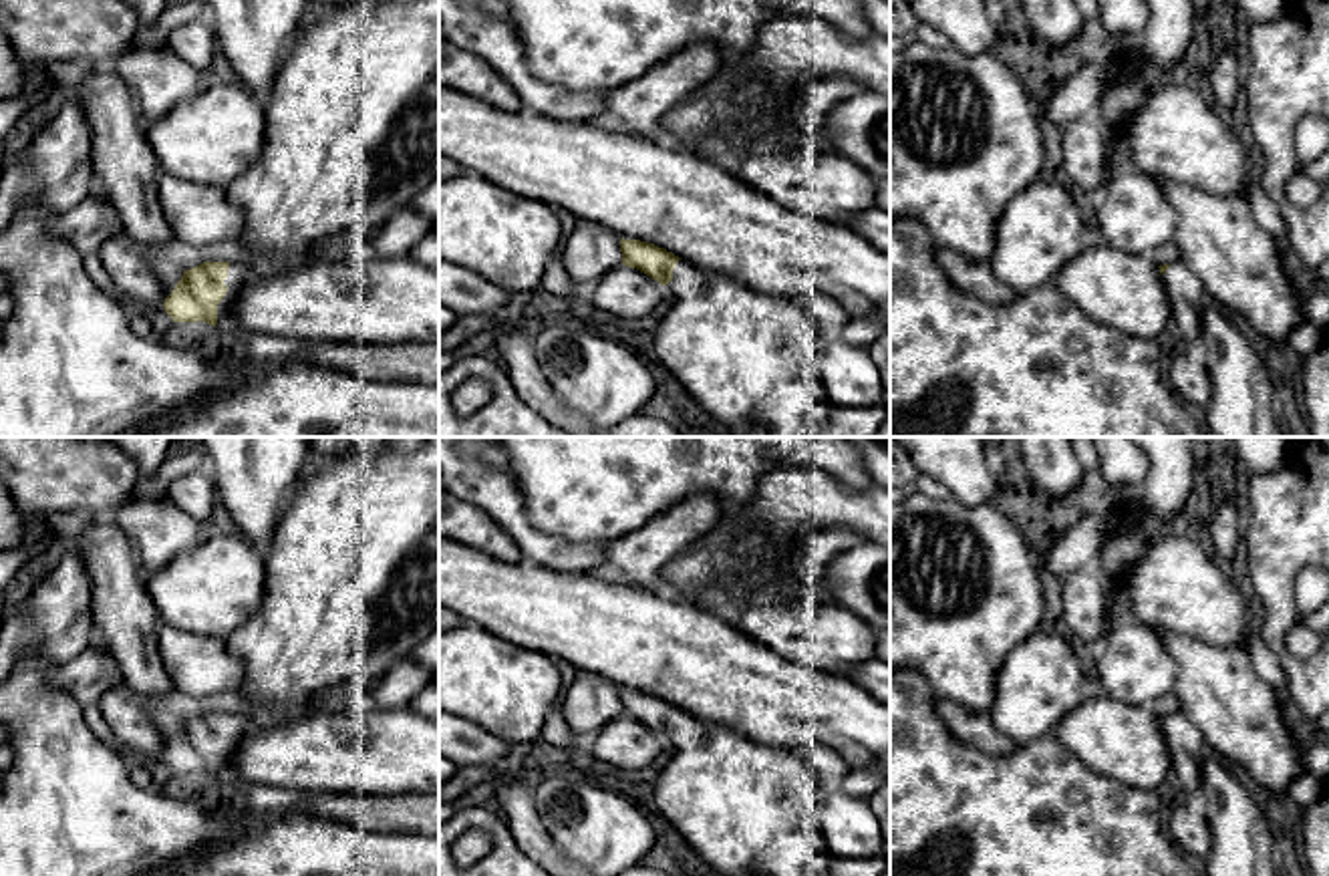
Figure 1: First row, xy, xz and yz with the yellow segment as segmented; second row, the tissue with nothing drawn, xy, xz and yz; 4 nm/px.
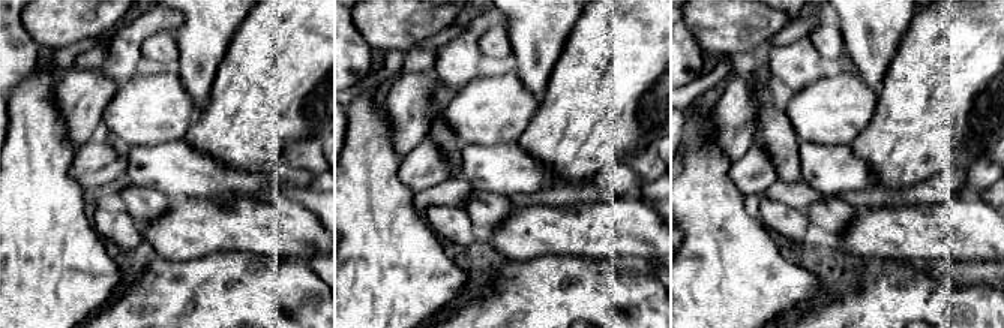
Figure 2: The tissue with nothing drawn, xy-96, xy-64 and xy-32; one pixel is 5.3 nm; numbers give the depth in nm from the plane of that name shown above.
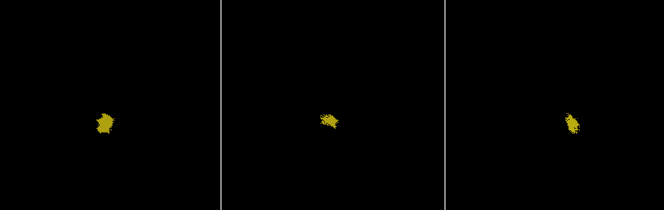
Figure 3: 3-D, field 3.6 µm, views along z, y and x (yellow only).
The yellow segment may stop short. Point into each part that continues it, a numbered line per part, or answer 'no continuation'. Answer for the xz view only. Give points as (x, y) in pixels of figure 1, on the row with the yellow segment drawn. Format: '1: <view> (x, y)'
1: xz (687, 280)

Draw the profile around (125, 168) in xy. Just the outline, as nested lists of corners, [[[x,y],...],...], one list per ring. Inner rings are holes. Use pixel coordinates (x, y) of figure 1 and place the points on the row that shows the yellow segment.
[[[93,62],[93,75],[77,91],[91,131],[95,179],[121,217],[123,236],[145,246],[161,246],[175,238],[159,205],[159,165],[147,141],[145,125],[131,109],[131,91],[113,64]]]

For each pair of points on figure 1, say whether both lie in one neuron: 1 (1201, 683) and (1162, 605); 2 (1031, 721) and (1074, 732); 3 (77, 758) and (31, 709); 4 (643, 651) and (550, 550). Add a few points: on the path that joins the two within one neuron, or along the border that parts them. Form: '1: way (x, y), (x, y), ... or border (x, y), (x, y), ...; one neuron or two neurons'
1: border (1154, 627), (1223, 645); two neurons
2: border (1084, 699), (1064, 717), (1054, 734); two neurons
3: way (65, 746), (43, 721); one neuron
4: border (524, 558), (566, 572); two neurons

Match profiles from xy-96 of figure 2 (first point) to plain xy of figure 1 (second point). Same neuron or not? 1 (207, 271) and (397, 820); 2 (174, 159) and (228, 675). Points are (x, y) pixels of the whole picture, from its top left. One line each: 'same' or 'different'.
1: different
2: same

